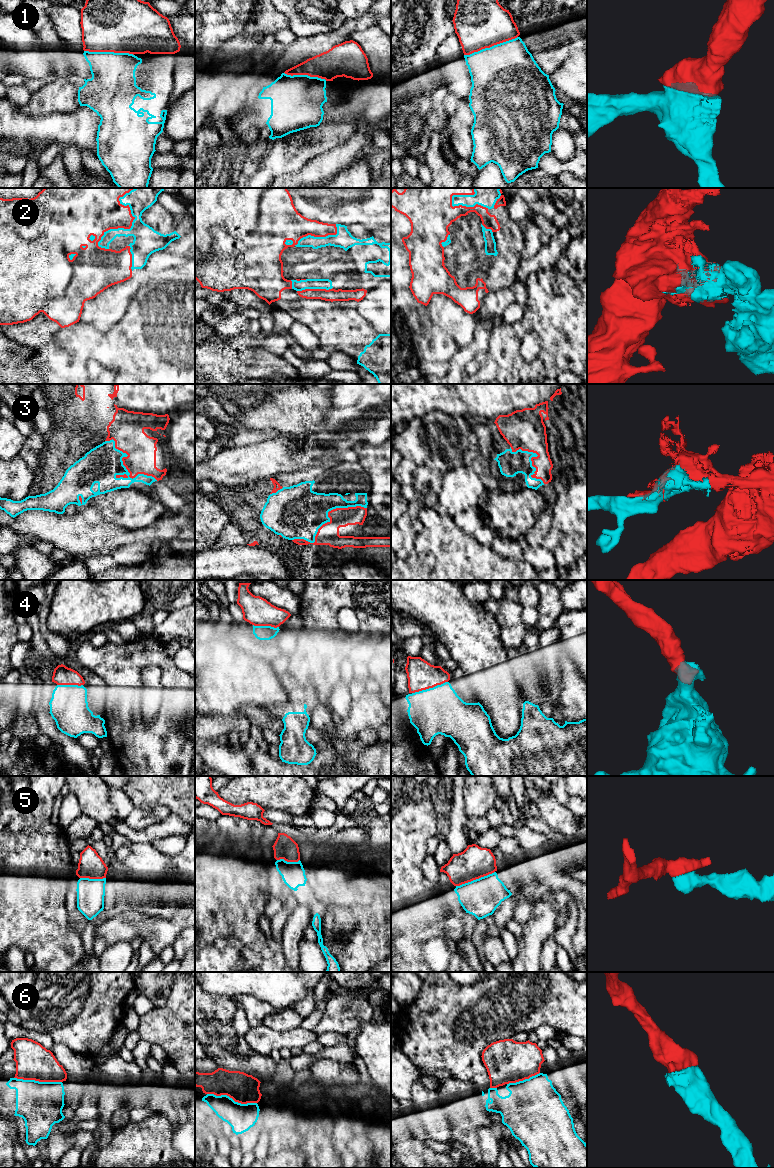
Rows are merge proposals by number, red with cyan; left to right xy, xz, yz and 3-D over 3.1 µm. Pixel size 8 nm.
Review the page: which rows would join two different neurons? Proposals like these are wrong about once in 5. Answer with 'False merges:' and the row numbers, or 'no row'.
False merges: 3

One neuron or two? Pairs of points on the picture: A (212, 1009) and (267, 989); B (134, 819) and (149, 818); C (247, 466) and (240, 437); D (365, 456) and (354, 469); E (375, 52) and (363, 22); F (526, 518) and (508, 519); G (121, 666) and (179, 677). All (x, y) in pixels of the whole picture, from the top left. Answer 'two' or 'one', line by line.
A: two
B: one
C: two
D: two
E: two
F: one
G: one

